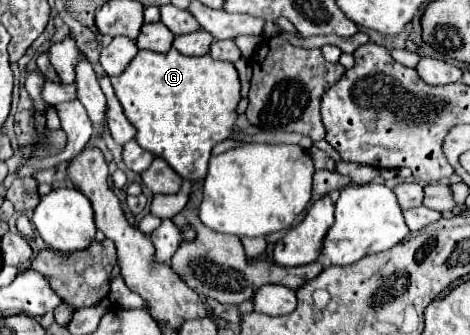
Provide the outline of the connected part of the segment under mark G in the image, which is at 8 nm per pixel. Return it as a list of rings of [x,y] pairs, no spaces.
[[[171,49],[169,53],[155,53],[155,51],[139,51],[137,53],[137,57],[129,63],[129,67],[121,73],[121,75],[117,75],[117,77],[111,77],[111,83],[113,83],[113,89],[115,89],[115,95],[117,95],[117,99],[119,99],[119,103],[123,105],[123,111],[125,111],[125,117],[135,125],[135,129],[137,129],[137,135],[135,135],[135,141],[143,147],[143,149],[147,149],[147,151],[151,151],[151,153],[155,153],[157,157],[161,157],[161,159],[165,159],[183,179],[187,179],[187,181],[191,181],[191,183],[197,183],[197,181],[203,181],[205,179],[205,175],[207,175],[207,161],[209,161],[209,157],[211,157],[211,149],[213,149],[213,145],[217,145],[219,141],[225,141],[225,139],[229,139],[233,133],[235,133],[235,125],[237,125],[237,103],[239,103],[239,99],[241,99],[241,85],[239,85],[239,77],[237,77],[237,71],[235,71],[235,67],[233,67],[233,63],[227,63],[227,61],[215,61],[215,59],[211,59],[209,55],[201,55],[201,57],[185,57],[185,55],[181,55],[179,51],[175,51],[175,49]]]

